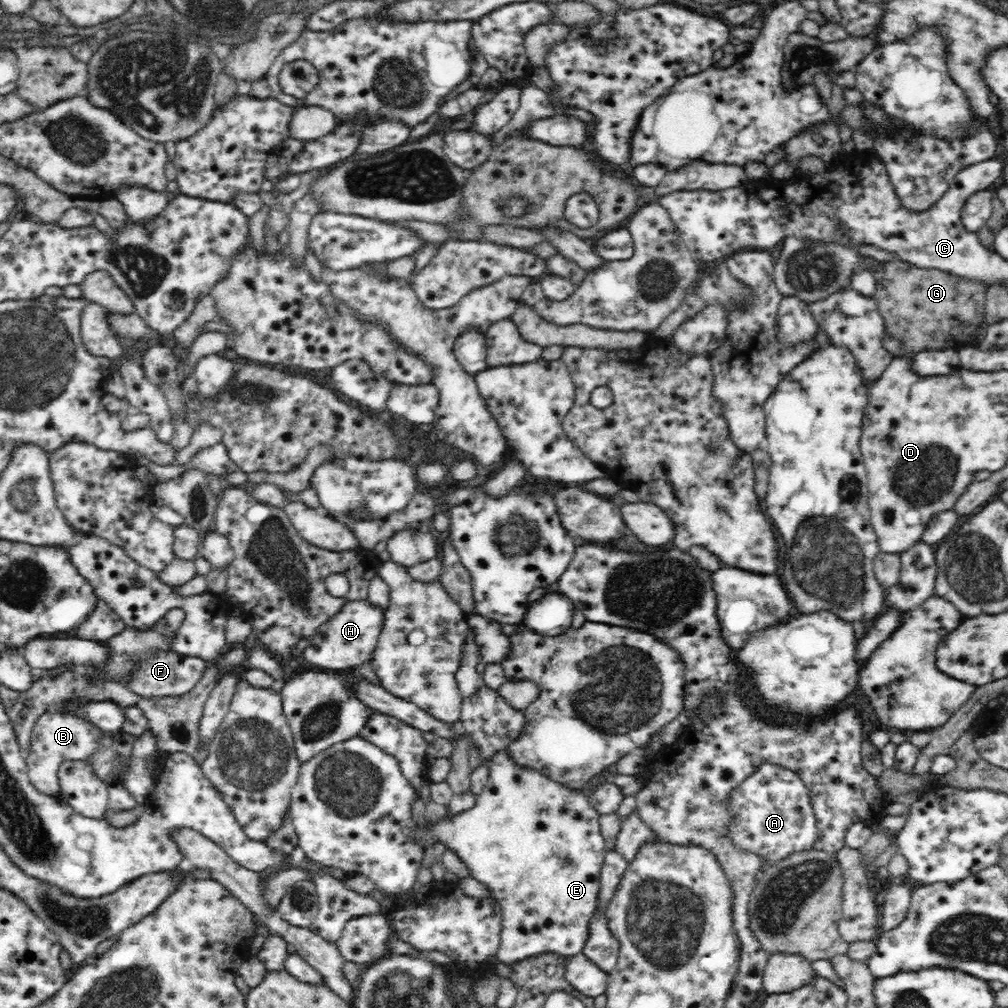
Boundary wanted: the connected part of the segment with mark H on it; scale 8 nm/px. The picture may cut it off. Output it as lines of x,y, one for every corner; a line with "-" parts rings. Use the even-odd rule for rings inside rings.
368,600
348,602
340,612
334,613
315,630
302,652
302,658
310,664
316,664
316,667
335,671
359,667
365,660
372,658
384,622
384,610
371,606

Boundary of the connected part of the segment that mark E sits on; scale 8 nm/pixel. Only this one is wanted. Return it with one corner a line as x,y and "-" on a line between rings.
508,748
491,755
487,772
485,787
475,805
452,819
444,816
435,824
427,819
425,828
416,829
418,841
428,853
443,849
454,851
468,865
470,877
484,884
500,905
502,928
498,962
511,965
542,953
558,953
567,958
582,953
587,925
596,910
599,876
608,851
601,832
601,813
582,792
570,790
538,769
519,765

